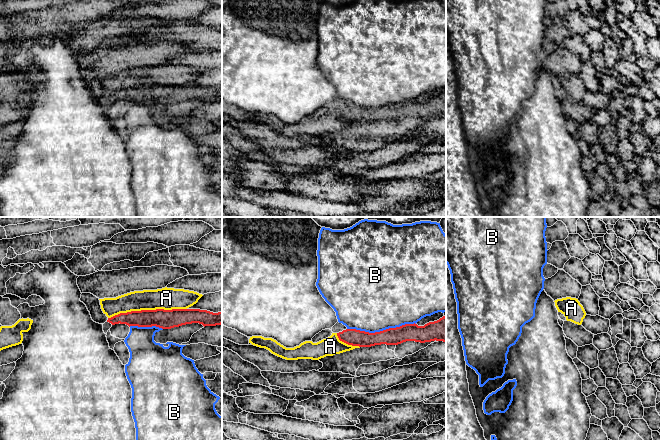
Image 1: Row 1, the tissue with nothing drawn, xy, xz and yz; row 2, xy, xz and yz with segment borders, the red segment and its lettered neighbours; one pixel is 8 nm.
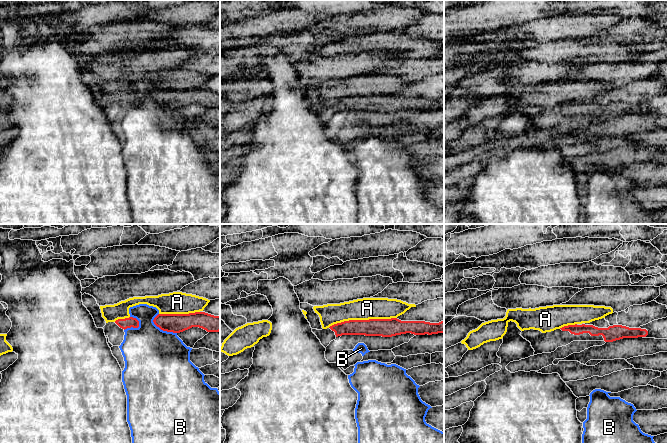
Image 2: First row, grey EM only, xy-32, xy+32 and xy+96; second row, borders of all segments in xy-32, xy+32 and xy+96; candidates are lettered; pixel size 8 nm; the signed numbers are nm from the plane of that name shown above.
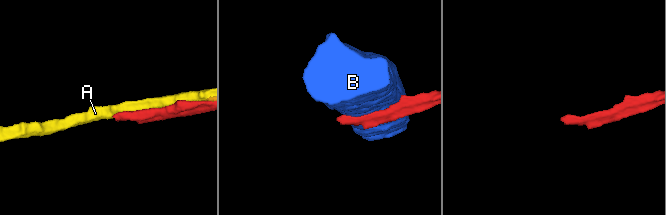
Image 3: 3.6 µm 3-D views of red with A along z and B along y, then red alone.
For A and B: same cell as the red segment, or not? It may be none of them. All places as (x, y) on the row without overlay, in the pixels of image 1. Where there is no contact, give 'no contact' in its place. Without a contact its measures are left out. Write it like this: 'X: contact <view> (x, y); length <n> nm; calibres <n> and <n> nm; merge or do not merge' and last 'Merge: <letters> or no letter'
A: contact xy (147, 86); length 650 nm; calibres 160 and 180 nm; do not merge
B: contact xz (381, 107); length 550 nm; calibres 140 and 500 nm; do not merge
Merge: no letter

